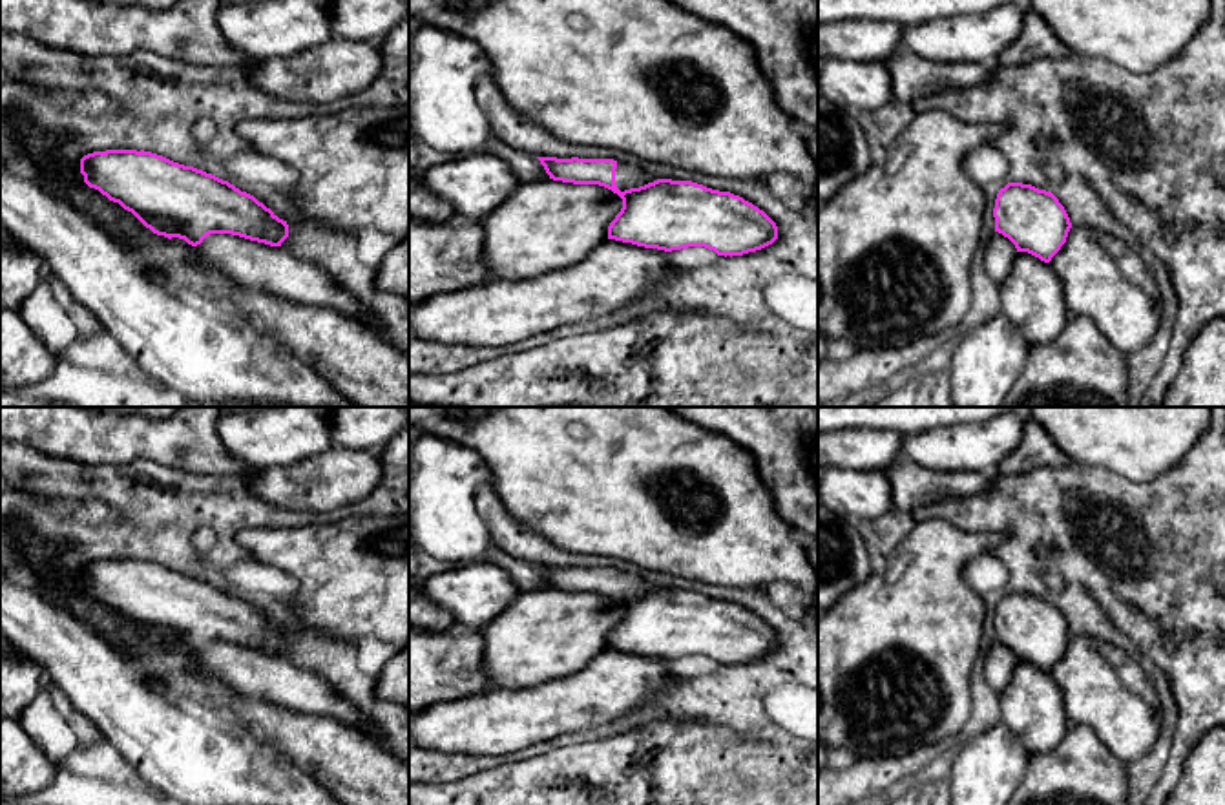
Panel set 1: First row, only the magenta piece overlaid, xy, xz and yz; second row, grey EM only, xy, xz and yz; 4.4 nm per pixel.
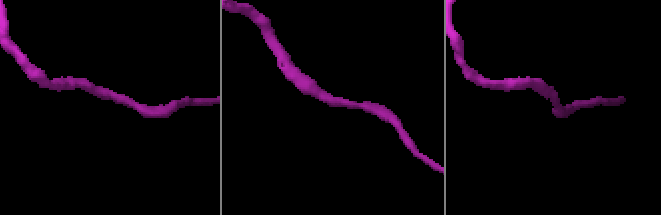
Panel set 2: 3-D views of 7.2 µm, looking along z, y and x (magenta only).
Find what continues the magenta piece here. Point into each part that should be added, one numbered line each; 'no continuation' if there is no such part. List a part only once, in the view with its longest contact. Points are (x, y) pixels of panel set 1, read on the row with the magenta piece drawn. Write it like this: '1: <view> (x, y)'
1: xy (254, 265)

